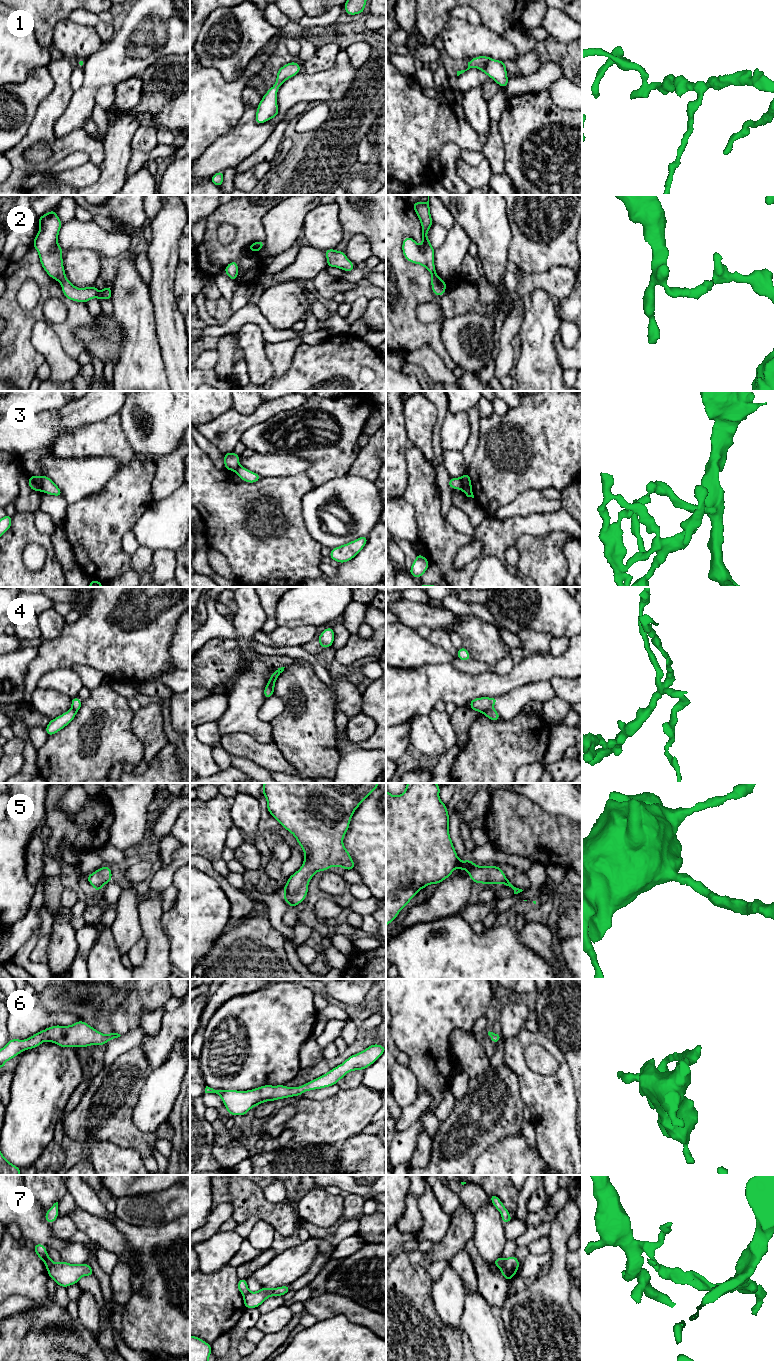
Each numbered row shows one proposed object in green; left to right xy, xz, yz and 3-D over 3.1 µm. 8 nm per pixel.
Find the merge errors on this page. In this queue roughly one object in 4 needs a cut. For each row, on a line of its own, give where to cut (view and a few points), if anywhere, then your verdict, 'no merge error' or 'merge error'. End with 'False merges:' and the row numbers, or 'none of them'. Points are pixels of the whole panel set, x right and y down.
1: cut none; no merge error
2: cut yz (432, 277), (439, 279); merge error
3: cut xy (40, 476), (41, 490); merge error
4: cut yz (492, 707), (483, 713); merge error
5: cut none; no merge error
6: cut none; no merge error
7: cut yz (505, 1260), (501, 1269); merge error
False merges: 2, 3, 4, 7

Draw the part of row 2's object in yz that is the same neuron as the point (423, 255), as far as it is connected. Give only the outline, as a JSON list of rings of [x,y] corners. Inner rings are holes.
[[[429,196],[427,202],[415,202],[412,204],[421,226],[422,226],[422,245],[419,246],[411,237],[406,237],[402,243],[402,252],[406,260],[410,263],[424,266],[431,274],[432,278],[440,279],[436,273],[434,265],[434,251],[427,234],[434,223],[430,215]]]

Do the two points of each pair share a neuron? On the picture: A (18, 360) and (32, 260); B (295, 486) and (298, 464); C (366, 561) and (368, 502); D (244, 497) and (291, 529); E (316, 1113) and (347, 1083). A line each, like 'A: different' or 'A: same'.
A: same
B: different
C: different
D: same
E: different

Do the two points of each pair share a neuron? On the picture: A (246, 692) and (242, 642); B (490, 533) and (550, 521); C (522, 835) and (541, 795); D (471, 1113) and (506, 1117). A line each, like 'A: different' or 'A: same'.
A: same
B: same
C: different
D: same

